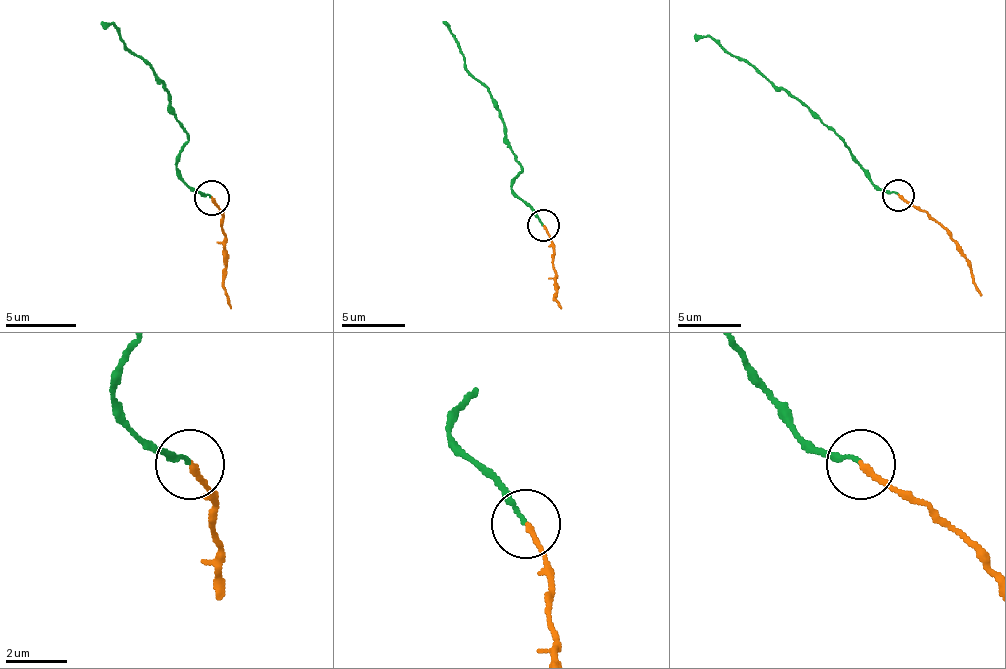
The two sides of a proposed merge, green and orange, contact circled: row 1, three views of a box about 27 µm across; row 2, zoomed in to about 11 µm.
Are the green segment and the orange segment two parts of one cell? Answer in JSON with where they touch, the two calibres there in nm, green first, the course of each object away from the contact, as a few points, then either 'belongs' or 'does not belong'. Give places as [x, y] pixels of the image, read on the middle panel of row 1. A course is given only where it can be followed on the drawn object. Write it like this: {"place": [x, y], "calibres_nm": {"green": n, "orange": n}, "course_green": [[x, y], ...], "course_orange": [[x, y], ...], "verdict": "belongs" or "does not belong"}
{"place": [543, 225], "calibres_nm": {"green": 120, "orange": 160}, "course_green": [[544, 225], [515, 193], [512, 183], [522, 164], [506, 138], [502, 116], [442, 20]], "course_orange": [[544, 225], [554, 253], [554, 298], [560, 308]], "verdict": "belongs"}

